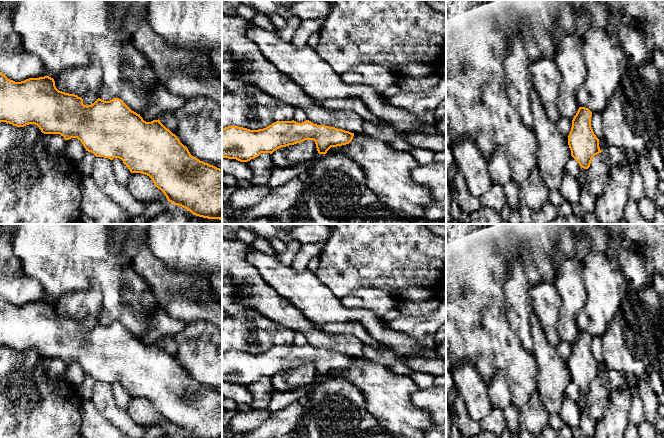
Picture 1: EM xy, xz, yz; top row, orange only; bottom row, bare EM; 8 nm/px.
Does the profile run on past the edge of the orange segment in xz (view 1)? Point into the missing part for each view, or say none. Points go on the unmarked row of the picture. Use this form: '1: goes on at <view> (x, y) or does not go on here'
1: does not go on here

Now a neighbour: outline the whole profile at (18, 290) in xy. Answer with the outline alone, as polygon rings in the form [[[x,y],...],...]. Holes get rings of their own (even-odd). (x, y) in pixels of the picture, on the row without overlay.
[[[0,274],[0,296],[15,306],[47,300],[43,286],[36,279],[26,275]]]

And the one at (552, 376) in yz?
[[[536,314],[530,316],[533,356],[537,365],[536,382],[538,394],[548,413],[559,413],[566,397],[565,389],[572,381],[568,362],[564,361],[542,330]]]

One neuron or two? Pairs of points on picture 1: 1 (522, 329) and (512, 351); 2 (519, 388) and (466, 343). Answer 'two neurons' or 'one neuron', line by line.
1: two neurons
2: one neuron

